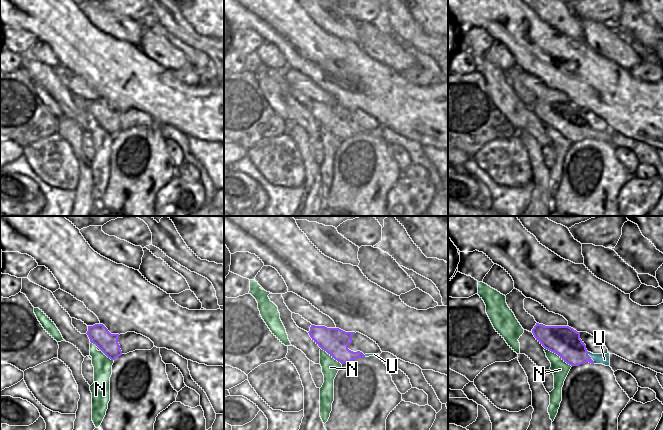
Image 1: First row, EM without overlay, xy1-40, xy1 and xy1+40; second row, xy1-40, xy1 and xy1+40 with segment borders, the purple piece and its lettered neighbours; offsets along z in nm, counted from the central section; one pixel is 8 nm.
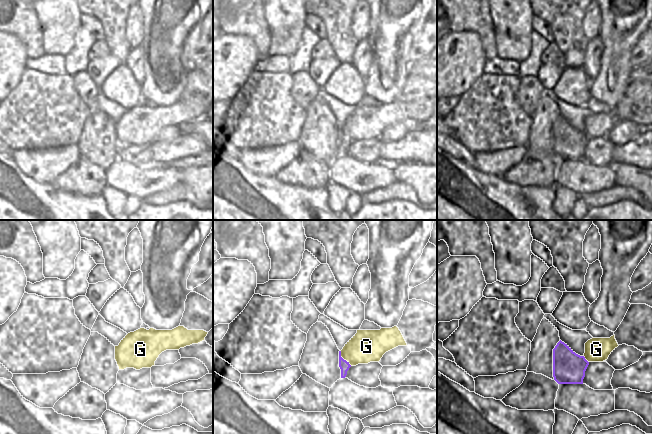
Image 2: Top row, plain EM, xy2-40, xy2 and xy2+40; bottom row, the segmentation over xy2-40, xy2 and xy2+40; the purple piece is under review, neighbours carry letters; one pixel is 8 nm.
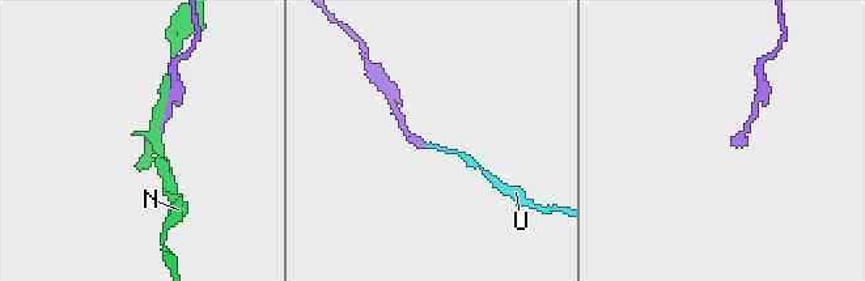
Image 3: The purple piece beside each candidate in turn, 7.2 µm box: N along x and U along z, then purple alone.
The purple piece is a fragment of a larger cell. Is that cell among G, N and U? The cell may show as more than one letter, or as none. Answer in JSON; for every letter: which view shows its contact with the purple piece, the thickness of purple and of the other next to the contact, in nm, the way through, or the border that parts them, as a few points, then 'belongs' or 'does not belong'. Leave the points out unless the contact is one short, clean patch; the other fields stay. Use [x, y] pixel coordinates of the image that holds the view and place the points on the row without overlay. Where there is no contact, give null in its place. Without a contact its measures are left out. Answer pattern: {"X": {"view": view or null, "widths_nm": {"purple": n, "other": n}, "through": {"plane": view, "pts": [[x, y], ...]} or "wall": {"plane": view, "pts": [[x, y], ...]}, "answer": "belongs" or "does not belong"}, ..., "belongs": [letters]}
{"G": {"view": "xy2", "widths_nm": {"purple": 80, "other": 260}, "wall": {"plane": "xy2", "pts": [[340, 127], [340, 131], [351, 141]]}, "answer": "does not belong"}, "N": {"view": "xy1+40", "widths_nm": {"purple": 240, "other": 140}, "answer": "does not belong"}, "U": {"view": "xy1+40", "widths_nm": {"purple": 240, "other": 90}, "through": {"plane": "xy1+40", "pts": [[564, 117], [577, 130], [590, 134], [604, 135]]}, "answer": "belongs"}, "belongs": ["U"]}

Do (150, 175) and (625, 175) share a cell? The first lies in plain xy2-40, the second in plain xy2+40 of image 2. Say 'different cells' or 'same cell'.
different cells

